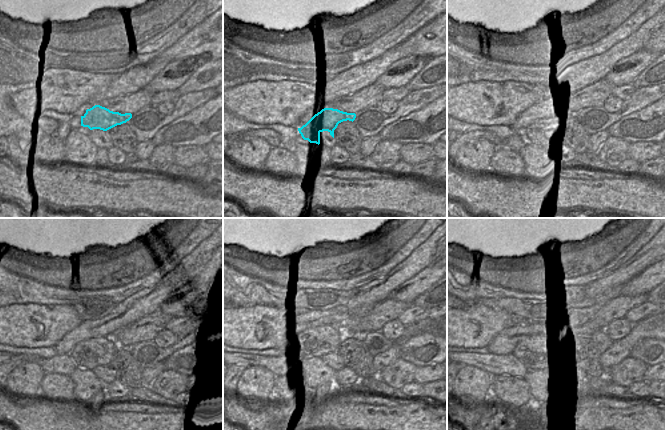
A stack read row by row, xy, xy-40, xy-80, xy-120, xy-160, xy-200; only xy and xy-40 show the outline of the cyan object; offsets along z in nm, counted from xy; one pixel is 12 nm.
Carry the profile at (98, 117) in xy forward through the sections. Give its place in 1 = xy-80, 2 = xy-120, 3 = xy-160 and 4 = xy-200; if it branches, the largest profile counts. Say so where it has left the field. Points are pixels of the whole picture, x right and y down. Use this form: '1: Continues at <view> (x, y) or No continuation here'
1: Continues at xy-80 (542, 131)
2: Continues at xy-120 (90, 353)
3: Continues at xy-160 (309, 350)
4: Continues at xy-200 (533, 351).

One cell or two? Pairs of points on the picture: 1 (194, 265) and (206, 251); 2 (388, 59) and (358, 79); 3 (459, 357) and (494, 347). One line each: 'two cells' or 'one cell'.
1: one cell
2: one cell
3: two cells

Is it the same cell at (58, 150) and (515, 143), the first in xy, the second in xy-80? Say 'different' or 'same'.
different

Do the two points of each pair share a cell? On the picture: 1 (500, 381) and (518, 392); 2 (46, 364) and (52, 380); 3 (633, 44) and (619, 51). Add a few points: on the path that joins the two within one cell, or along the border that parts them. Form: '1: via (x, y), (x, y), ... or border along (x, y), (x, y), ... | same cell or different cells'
1: via (504, 385), (509, 390), (514, 391) | same cell
2: border along (46, 372), (58, 372), (69, 376) | different cells
3: via (630, 45), (622, 50) | same cell

